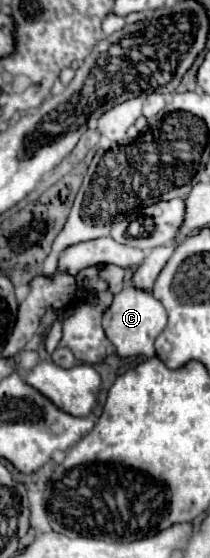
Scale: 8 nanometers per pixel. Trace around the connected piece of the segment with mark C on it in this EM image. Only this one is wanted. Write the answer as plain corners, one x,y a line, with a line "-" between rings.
126,285
112,301
110,309
104,313
104,331
108,339
114,343
116,353
120,357
132,355
146,355
154,357
154,341
166,327
166,309
164,305
152,295
152,291
142,291
134,285

